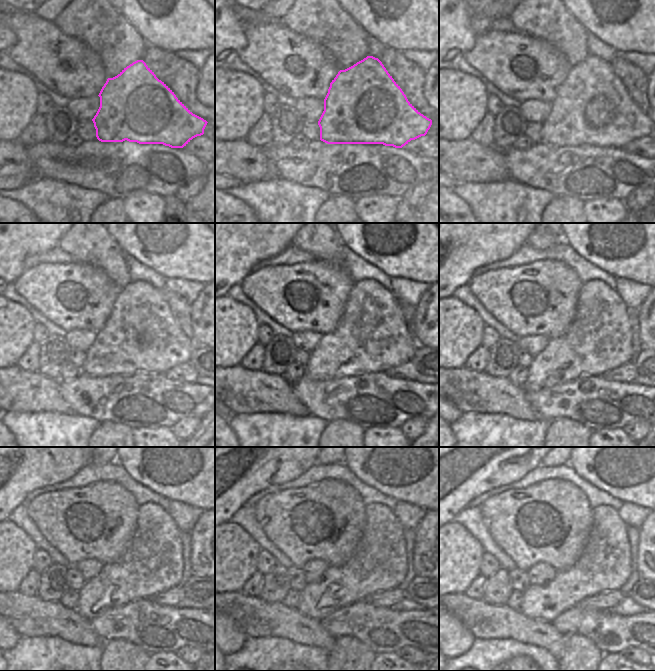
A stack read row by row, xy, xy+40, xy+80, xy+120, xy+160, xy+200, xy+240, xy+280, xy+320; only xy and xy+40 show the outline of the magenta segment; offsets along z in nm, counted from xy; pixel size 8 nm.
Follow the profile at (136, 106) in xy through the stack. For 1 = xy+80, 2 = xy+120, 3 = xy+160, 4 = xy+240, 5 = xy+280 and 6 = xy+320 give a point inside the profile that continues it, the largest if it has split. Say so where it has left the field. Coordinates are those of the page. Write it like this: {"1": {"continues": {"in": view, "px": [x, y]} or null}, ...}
{"1": {"continues": {"in": "xy+80", "px": [592, 106]}}, "2": {"continues": {"in": "xy+120", "px": [141, 335]}}, "3": {"continues": {"in": "xy+160", "px": [372, 336]}}, "4": {"continues": {"in": "xy+240", "px": [153, 563]}}, "5": {"continues": {"in": "xy+280", "px": [378, 564]}}, "6": {"continues": {"in": "xy+320", "px": [604, 565]}}}

